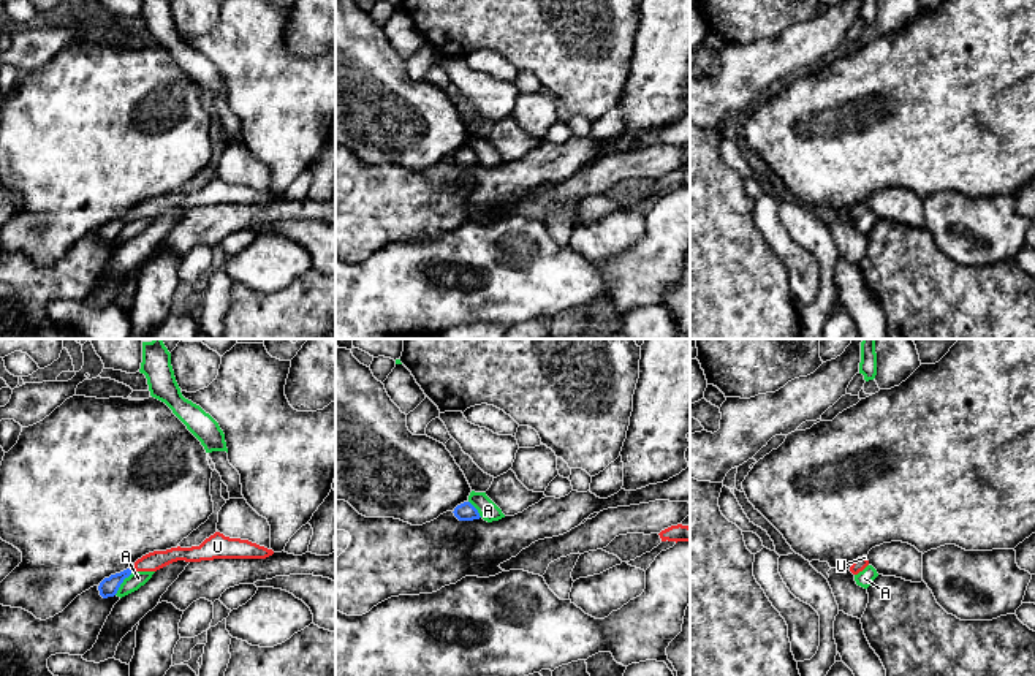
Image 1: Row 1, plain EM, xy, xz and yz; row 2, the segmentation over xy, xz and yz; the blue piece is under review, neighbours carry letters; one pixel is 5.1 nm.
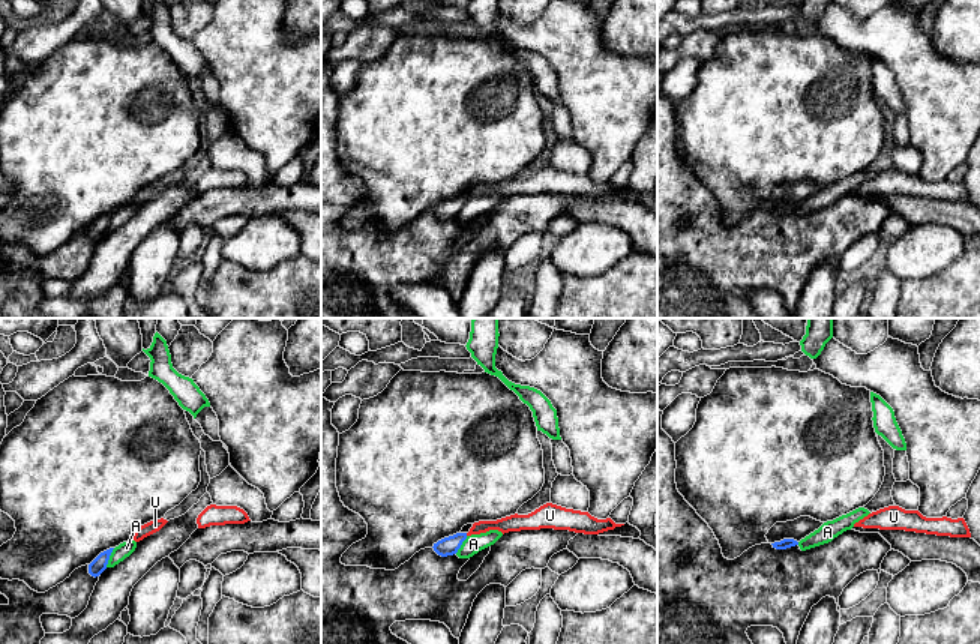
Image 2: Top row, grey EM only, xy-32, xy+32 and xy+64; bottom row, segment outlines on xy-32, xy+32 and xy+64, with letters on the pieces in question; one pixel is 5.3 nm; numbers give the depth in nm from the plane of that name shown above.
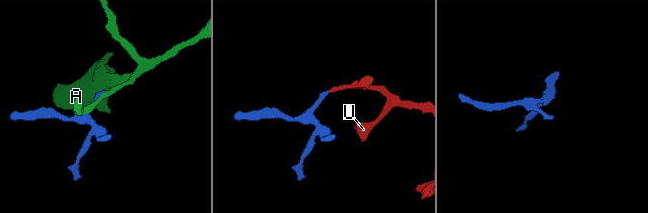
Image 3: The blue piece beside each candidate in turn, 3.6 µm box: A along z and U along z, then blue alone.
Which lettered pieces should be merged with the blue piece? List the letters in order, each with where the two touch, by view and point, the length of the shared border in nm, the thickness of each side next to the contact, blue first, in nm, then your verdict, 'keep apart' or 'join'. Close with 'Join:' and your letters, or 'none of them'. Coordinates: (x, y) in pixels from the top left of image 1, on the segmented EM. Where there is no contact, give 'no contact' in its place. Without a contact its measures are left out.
A: xy (122, 581) | 160 nm | 100/80 nm | keep apart
U: xy (133, 569) | 30 nm | 100/100 nm | join
Join: U

